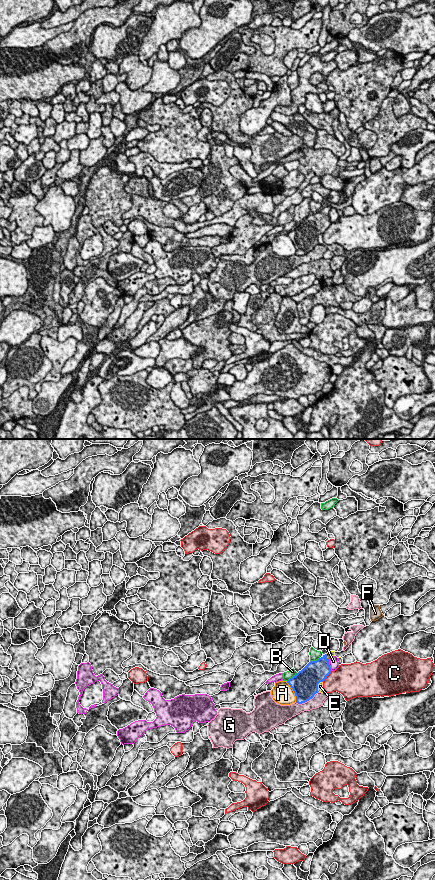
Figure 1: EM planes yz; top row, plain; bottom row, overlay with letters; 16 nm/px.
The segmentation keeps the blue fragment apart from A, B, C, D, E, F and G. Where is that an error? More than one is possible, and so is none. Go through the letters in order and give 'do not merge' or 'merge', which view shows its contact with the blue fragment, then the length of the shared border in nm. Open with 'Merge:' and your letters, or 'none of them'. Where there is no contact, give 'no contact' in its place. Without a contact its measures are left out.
Merge: F
A: do not merge | yz | 380 nm
B: do not merge | yz | 220 nm
C: do not merge | yz | 240 nm
D: do not merge | yz | 200 nm
E: do not merge | yz | 190 nm
F: merge | yz | 110 nm
G: do not merge | yz | 420 nm

